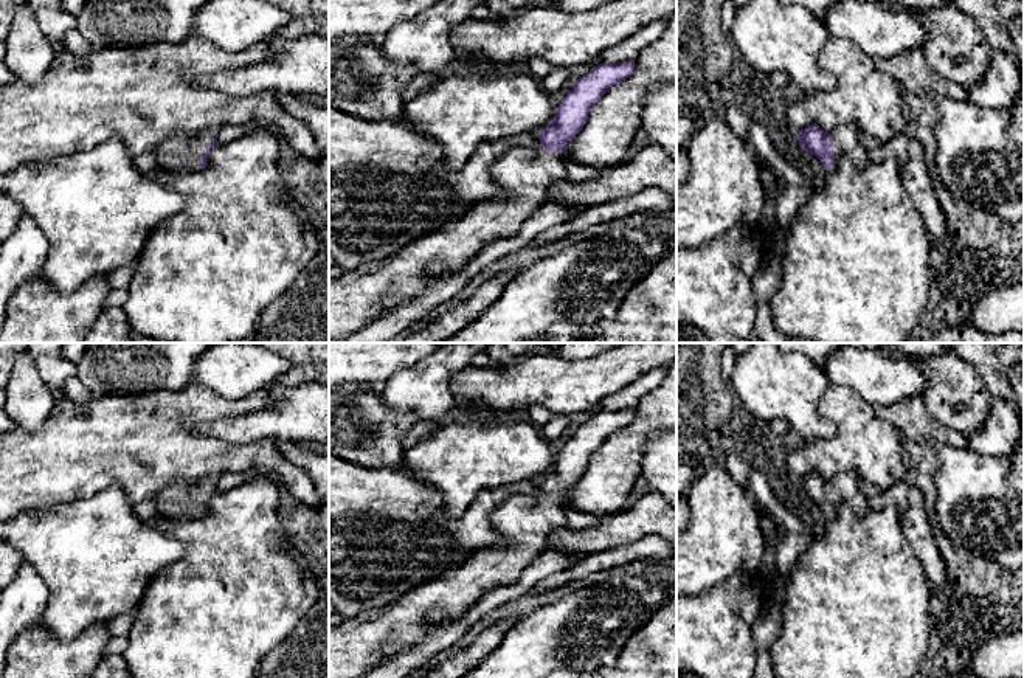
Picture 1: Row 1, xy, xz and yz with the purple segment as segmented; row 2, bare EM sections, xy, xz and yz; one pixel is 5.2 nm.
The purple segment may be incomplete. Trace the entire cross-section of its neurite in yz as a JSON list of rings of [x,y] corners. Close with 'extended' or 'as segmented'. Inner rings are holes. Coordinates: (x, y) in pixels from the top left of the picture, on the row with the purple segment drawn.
[[[818,124],[807,126],[796,138],[805,152],[815,155],[827,171],[835,168],[838,155],[846,157],[858,169],[869,168],[869,149],[861,141],[861,132],[852,124],[839,124],[832,133]]]; extended

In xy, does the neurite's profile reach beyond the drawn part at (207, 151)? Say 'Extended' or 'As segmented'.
Extended

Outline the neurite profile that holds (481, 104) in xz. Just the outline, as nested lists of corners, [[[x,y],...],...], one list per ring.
[[[473,65],[439,79],[430,90],[405,102],[402,119],[436,141],[448,168],[458,169],[483,143],[506,140],[520,133],[538,133],[554,118],[555,107],[526,68],[493,68]]]

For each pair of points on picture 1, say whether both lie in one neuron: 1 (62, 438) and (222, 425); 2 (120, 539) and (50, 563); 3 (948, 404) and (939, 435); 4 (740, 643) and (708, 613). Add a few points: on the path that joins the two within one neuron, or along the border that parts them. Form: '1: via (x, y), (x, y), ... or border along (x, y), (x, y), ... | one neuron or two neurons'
1: border along (231, 418), (202, 421), (193, 430) | two neurons
2: via (103, 554), (67, 554) | one neuron
3: border along (919, 394), (925, 408), (934, 418), (965, 436) | two neurons
4: via (733, 639), (714, 621) | one neuron

